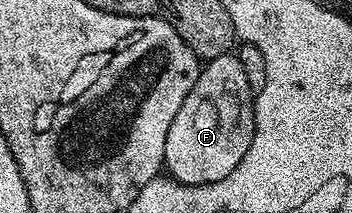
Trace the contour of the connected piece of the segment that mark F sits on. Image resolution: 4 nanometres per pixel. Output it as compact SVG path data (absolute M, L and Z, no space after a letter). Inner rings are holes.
M235 52L223 53L201 68L198 83L190 87L186 103L182 103L178 115L174 115L170 135L166 135L164 169L167 176L179 185L218 183L218 179L226 179L226 175L230 175L230 171L242 163L242 155L250 151L250 139L254 139L254 94L239 56Z

